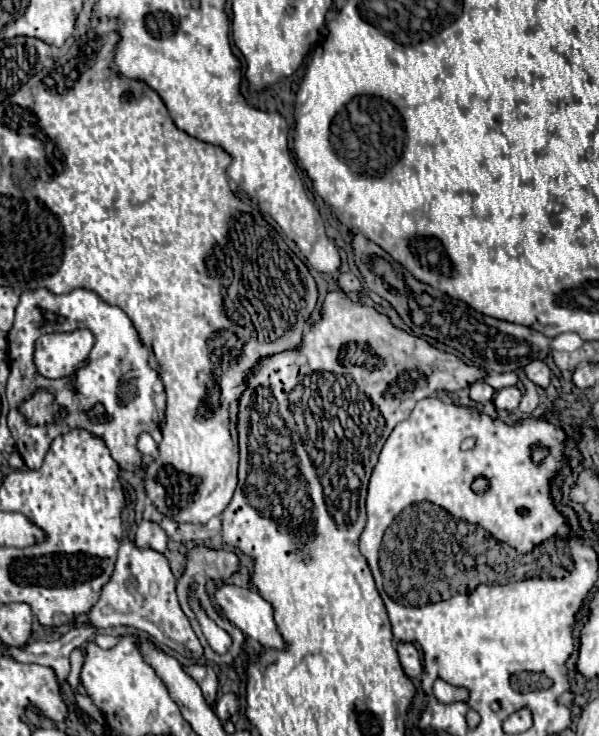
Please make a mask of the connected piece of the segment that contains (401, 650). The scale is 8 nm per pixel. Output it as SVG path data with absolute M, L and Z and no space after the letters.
M398 644L398 656L400 656L400 664L406 672L408 678L416 678L422 672L422 664L420 664L420 654L414 648L414 644Z

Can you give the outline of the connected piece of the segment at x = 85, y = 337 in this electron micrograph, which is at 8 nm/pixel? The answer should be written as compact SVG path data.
M76 330L70 334L46 334L36 342L36 368L48 378L68 376L86 362L92 344L94 336L88 330Z

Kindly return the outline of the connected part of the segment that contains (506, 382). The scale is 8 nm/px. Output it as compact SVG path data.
M515 373L504 374L488 374L483 382L492 386L495 390L502 389L504 387L515 386L518 382L518 376Z

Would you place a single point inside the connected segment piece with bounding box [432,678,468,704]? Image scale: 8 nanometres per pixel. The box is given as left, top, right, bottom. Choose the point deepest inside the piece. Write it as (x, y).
(444, 692)

